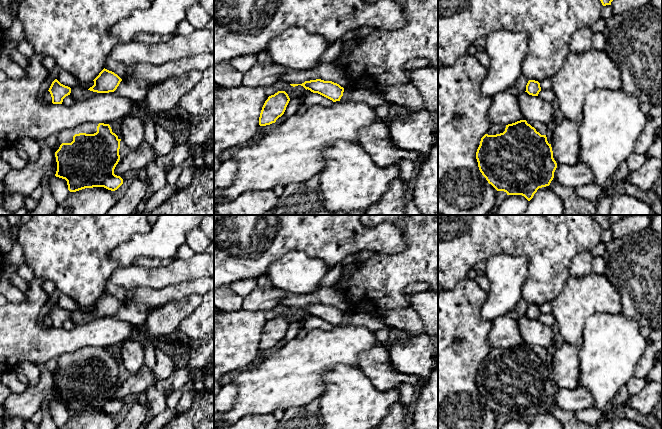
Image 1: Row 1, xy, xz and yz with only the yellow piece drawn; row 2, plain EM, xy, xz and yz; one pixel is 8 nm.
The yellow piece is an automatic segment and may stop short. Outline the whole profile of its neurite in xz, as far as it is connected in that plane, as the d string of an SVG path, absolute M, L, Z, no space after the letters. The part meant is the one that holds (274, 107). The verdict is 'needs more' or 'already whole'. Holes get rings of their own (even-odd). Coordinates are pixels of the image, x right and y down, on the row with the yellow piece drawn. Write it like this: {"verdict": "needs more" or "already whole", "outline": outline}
{"verdict": "already whole", "outline": "M278 91L269 96L262 107L259 125L266 126L275 123L284 114L289 101L290 98L285 91Z"}

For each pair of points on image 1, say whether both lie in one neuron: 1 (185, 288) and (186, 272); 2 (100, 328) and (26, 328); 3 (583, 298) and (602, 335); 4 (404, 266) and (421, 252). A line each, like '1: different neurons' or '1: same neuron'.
1: different neurons
2: same neuron
3: different neurons
4: same neuron

